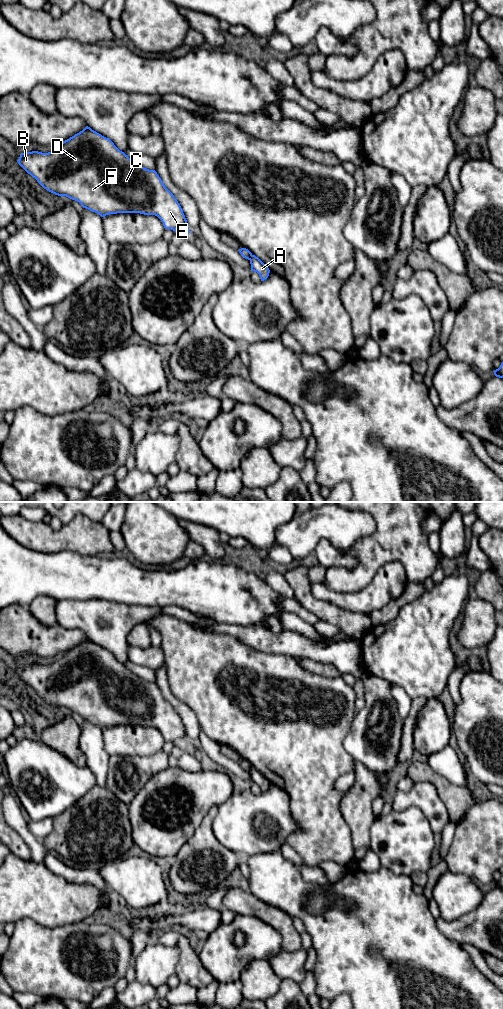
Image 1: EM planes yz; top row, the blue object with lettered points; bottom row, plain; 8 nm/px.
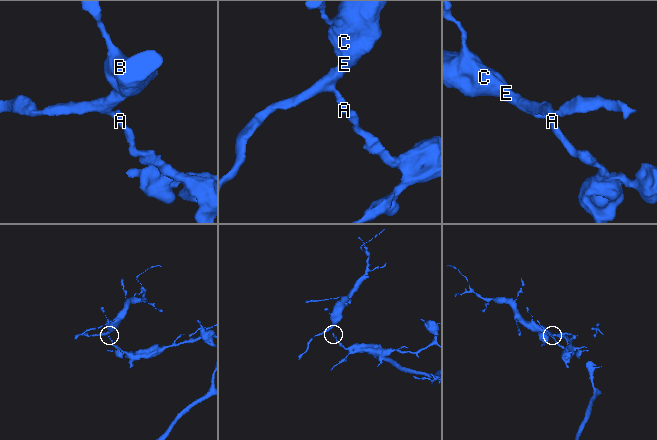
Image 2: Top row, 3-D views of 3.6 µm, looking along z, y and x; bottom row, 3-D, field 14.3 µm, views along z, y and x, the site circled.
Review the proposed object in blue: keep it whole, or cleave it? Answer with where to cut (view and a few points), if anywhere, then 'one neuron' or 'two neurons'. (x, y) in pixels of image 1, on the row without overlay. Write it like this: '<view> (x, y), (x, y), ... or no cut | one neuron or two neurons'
yz (252, 767), (248, 771) | two neurons

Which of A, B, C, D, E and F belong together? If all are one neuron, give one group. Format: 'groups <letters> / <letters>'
groups A / B C D E F

